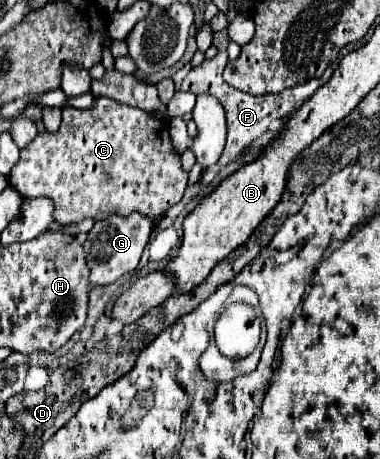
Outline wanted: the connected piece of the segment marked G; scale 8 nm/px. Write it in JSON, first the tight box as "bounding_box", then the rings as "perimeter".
{"bounding_box":[83,212,153,286],"perimeter":[[[133,212],[131,216],[113,216],[95,222],[95,226],[87,234],[87,242],[83,244],[87,266],[89,266],[89,282],[93,286],[105,286],[105,284],[113,284],[123,274],[133,272],[141,260],[143,248],[149,242],[151,230],[153,230],[153,222],[137,212]]]}

